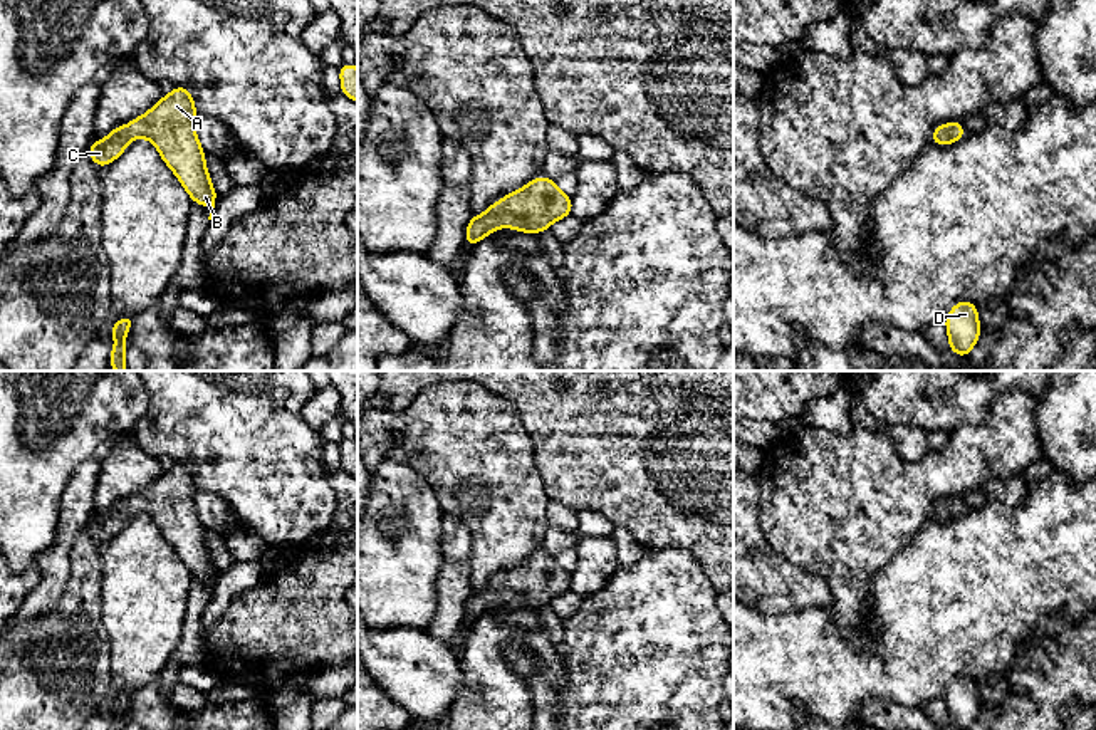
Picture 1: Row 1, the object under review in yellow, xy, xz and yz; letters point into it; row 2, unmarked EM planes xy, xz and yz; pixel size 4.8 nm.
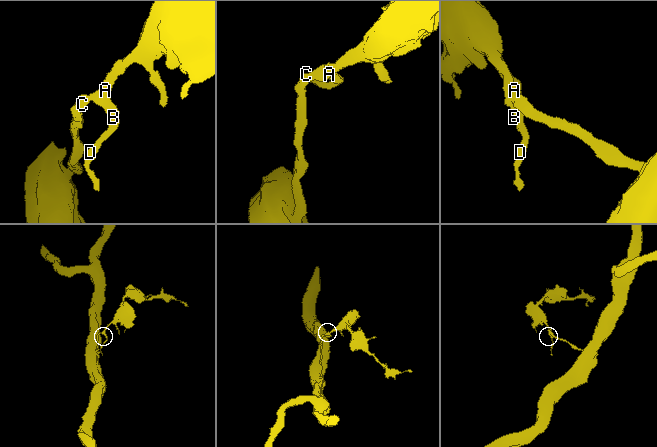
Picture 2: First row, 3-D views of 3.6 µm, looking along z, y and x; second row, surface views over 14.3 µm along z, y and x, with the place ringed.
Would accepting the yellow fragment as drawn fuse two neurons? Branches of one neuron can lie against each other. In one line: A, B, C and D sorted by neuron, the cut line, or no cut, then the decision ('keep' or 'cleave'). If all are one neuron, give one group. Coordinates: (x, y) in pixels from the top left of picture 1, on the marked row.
groups A B C D; cut none; keep

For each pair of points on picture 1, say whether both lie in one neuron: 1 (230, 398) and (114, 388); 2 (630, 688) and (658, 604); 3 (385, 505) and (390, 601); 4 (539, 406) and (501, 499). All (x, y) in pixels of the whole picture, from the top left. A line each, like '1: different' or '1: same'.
1: different
2: same
3: same
4: different

